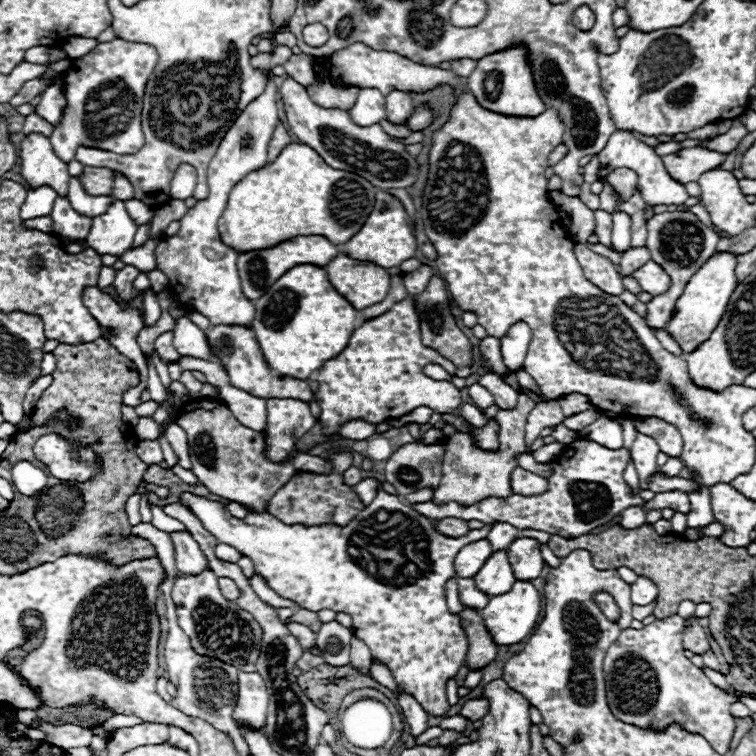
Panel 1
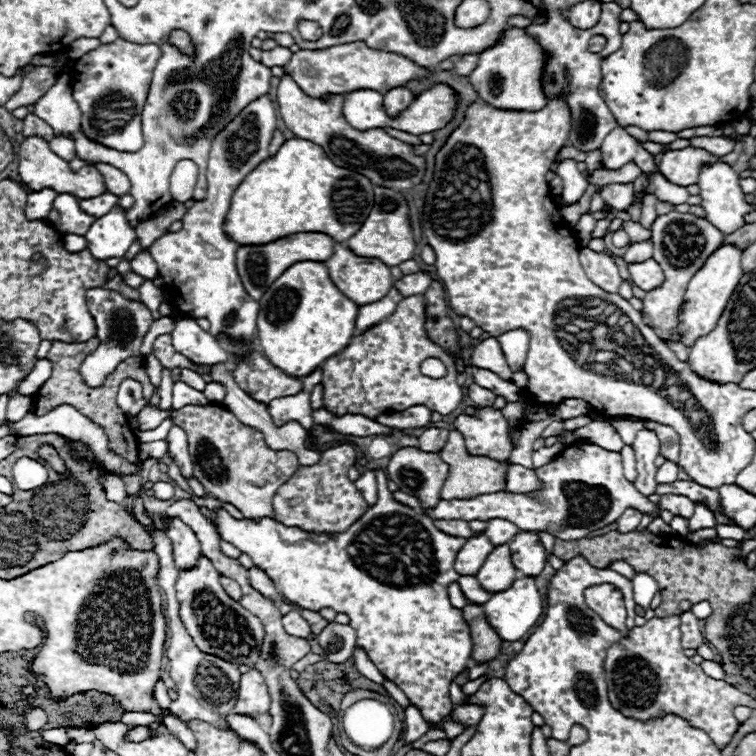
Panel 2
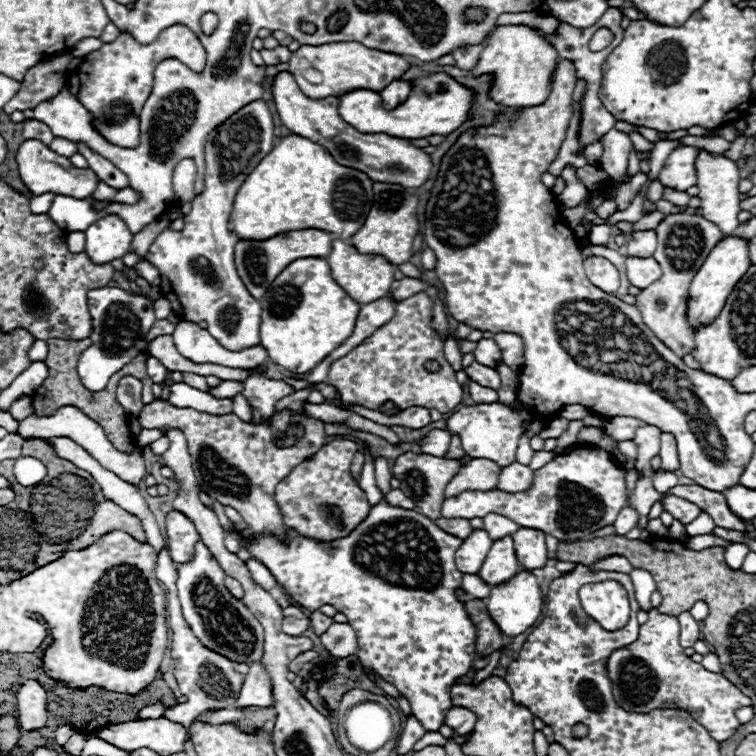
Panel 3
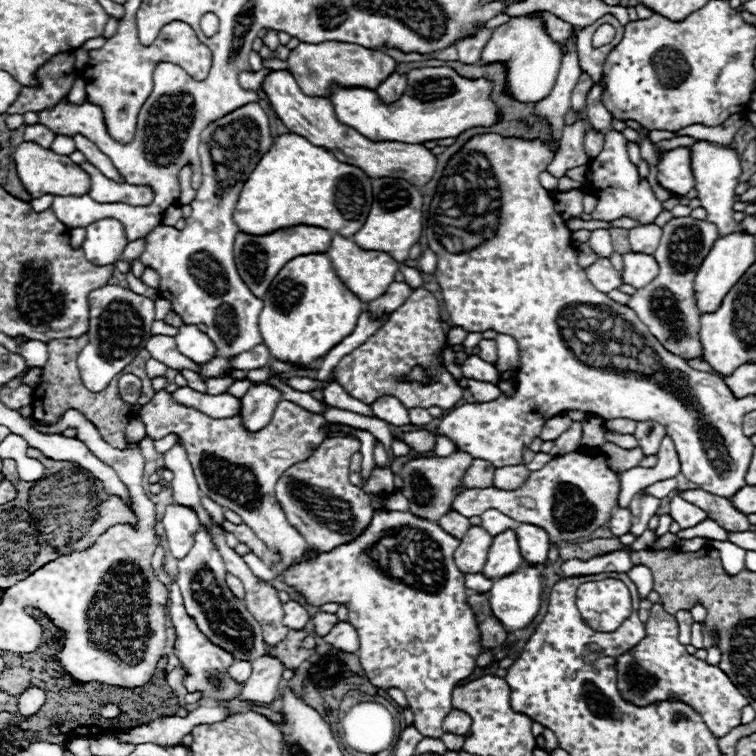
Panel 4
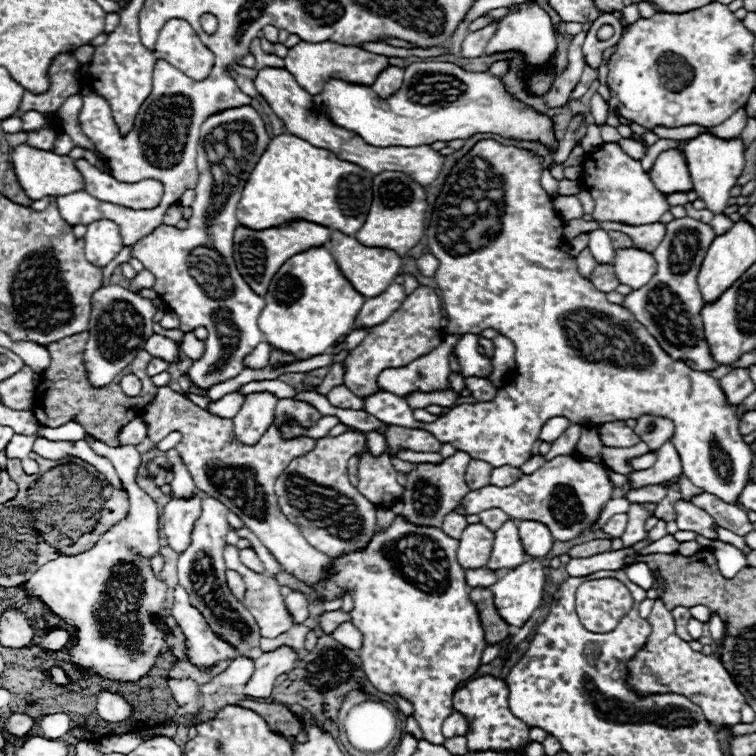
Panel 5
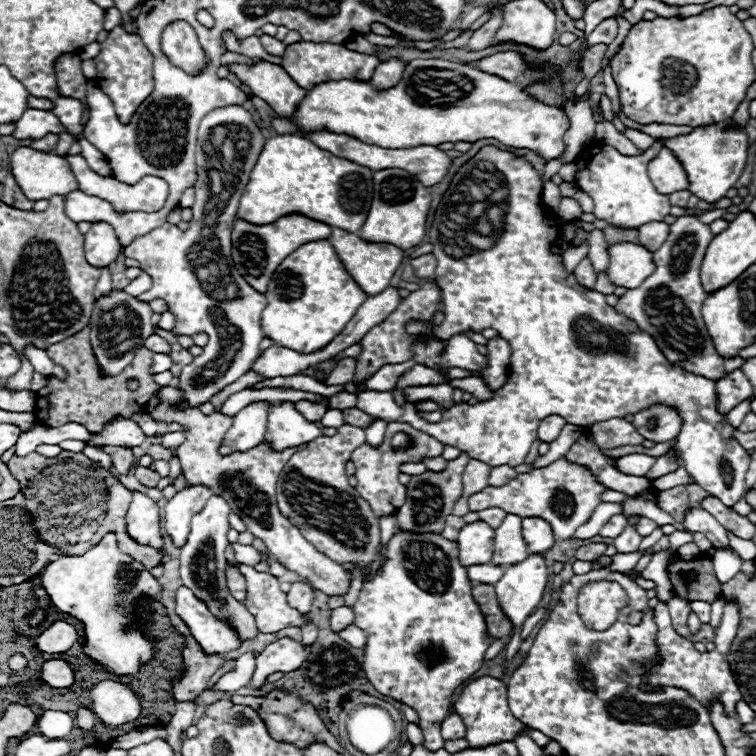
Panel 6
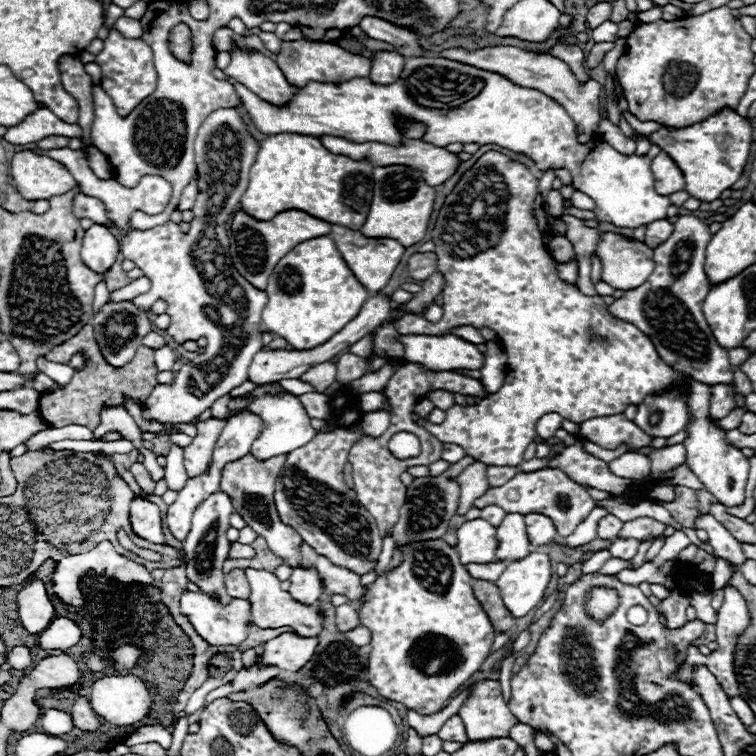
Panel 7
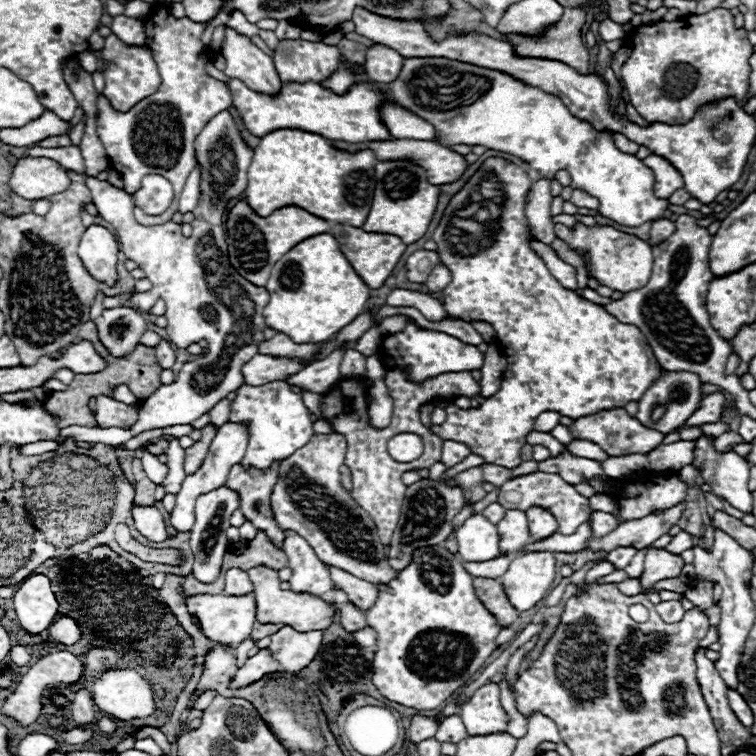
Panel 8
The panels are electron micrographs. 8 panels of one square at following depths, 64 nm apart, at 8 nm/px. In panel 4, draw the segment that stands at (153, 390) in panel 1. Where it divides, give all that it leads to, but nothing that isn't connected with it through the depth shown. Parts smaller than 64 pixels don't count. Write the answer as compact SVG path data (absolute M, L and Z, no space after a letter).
M150 358L150 360L148 360L148 364L146 364L146 374L148 374L150 378L164 376L164 374L166 374L166 370L168 370L168 368L166 368L162 362L154 360L154 358Z

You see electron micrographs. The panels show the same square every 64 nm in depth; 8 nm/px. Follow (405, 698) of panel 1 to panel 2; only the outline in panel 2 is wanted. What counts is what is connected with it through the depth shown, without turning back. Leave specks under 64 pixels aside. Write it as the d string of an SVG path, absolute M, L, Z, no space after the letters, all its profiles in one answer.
M408 704L408 706L404 708L404 728L406 728L406 734L404 734L406 744L412 744L412 742L418 740L422 734L426 734L426 730L430 730L428 722L422 718L420 710L418 710L414 704Z

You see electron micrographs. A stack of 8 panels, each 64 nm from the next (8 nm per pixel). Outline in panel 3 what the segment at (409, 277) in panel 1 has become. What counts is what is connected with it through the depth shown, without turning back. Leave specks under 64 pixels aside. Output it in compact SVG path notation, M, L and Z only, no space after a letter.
M402 278L402 280L396 280L392 284L390 294L394 298L398 298L398 302L402 302L402 300L406 300L406 298L410 298L410 296L426 290L426 288L428 288L428 282L424 282L420 278Z

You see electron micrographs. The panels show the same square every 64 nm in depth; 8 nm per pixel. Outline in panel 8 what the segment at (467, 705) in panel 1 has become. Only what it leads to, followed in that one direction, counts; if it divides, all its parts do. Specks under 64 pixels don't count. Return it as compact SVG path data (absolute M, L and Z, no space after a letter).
M448 716L442 724L440 724L440 728L438 728L438 732L436 732L436 736L434 738L438 738L438 742L454 742L454 744L458 744L460 740L464 740L468 734L466 734L466 728L464 728L464 724L462 724L462 718L460 716Z

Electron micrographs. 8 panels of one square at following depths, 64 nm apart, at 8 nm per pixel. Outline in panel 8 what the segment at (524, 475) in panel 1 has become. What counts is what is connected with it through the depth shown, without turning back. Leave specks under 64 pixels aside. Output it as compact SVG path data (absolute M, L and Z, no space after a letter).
M484 464L484 480L494 484L494 486L502 486L506 480L510 480L510 468L504 466L496 466L496 464Z

